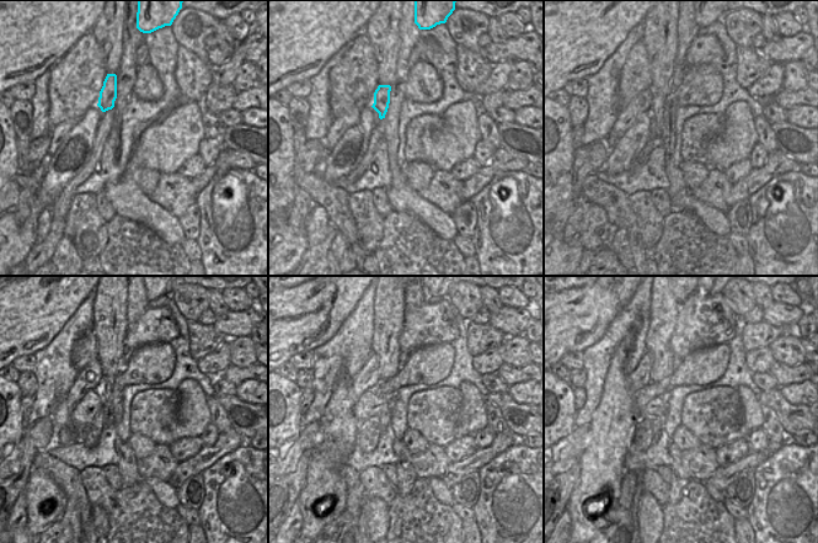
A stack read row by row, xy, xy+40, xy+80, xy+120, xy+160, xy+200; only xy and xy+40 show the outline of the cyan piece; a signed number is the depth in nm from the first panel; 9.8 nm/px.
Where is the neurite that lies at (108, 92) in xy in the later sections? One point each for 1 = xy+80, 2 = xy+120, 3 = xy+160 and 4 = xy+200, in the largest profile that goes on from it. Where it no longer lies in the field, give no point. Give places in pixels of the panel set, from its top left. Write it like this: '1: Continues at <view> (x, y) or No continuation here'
1: Continues at xy+80 (657, 105)
2: Continues at xy+120 (87, 435)
3: Continues at xy+160 (367, 438)
4: Continues at xy+200 (643, 435).

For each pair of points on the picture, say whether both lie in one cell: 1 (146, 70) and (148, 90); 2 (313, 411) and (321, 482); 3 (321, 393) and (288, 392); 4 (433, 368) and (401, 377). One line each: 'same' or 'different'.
1: same
2: different
3: different
4: same

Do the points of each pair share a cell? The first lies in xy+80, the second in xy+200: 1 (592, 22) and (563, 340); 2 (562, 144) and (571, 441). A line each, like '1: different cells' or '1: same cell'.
1: same cell
2: different cells

